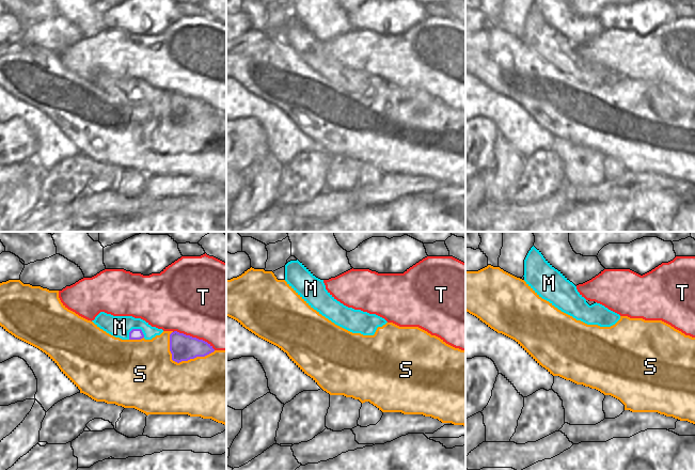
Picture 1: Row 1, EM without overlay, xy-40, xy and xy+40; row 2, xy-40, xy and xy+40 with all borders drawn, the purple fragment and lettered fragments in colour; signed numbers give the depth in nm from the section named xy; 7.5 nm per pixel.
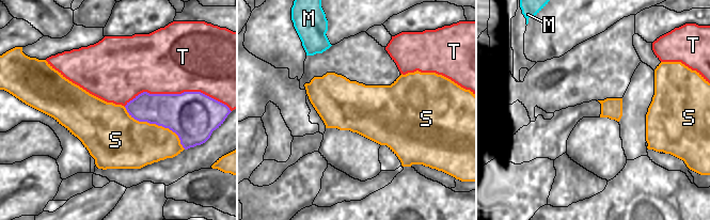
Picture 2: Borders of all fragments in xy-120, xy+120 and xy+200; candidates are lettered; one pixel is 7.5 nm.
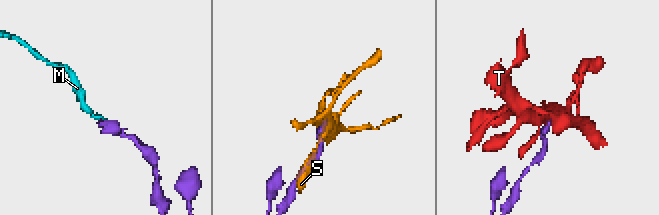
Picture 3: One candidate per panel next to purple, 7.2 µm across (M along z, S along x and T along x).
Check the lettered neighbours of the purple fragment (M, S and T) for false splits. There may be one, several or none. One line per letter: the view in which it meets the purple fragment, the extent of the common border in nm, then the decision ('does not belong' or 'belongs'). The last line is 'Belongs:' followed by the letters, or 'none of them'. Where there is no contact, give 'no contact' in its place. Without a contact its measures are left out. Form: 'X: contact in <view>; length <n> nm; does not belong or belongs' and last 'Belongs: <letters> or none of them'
M: contact in xy-40; length 130 nm; belongs
S: contact in xy-40; length 380 nm; does not belong
T: contact in xy-40; length 340 nm; does not belong
Belongs: M

